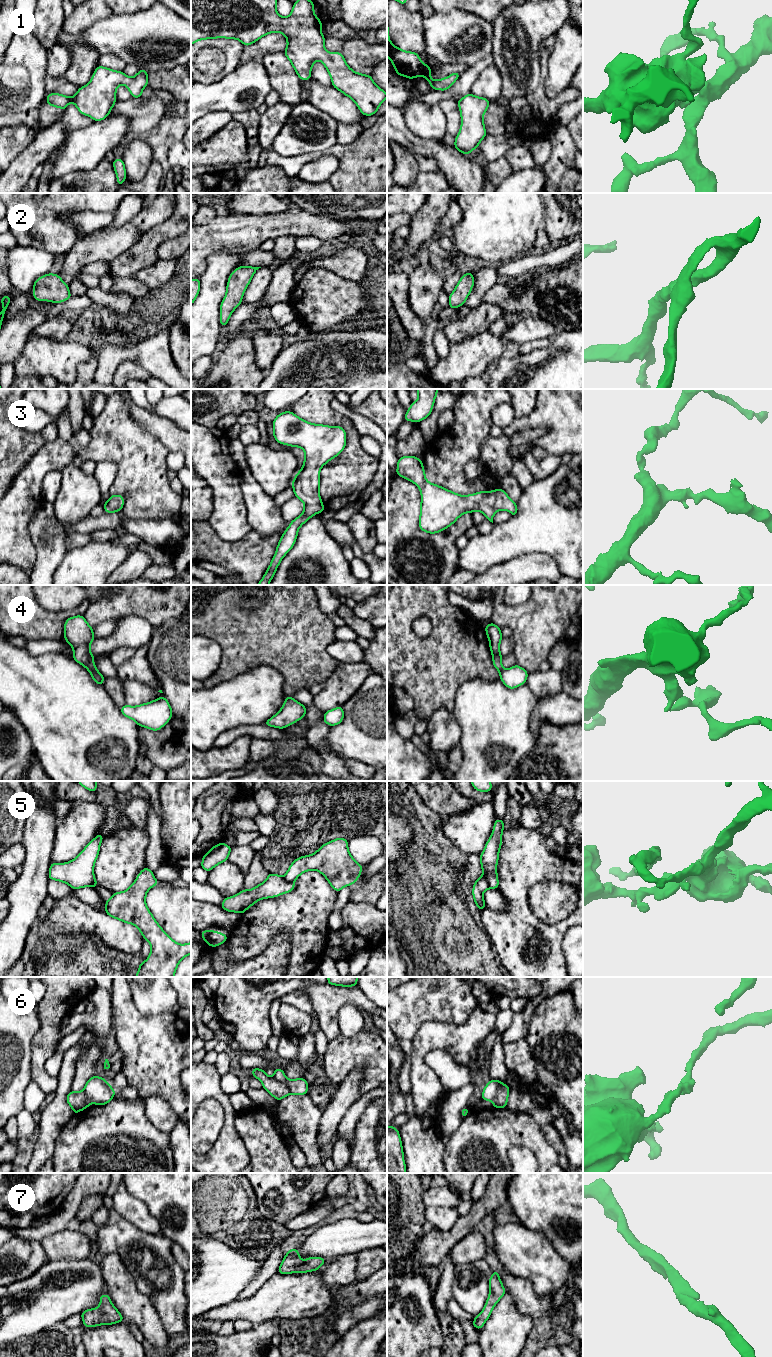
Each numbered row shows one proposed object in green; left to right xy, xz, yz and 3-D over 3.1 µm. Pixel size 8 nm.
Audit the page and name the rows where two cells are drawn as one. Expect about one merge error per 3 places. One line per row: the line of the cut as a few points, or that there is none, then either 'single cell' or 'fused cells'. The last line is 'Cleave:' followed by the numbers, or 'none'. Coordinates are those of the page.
1: cut none; single cell
2: cut none; single cell
3: cut none; single cell
4: cut xy (95, 668), (89, 671); fused cells
5: cut yz (482, 876), (489, 887); fused cells
6: cut xz (273, 1077), (276, 1080), (282, 1081), (291, 1093); fused cells
7: cut none; single cell
Cleave: 4, 5, 6

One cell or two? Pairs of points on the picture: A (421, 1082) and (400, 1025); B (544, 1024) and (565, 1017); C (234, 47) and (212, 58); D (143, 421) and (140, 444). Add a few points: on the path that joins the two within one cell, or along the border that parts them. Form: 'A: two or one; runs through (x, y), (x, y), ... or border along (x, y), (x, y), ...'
A: two; border along (426, 1021), (418, 1029), (412, 1041)
B: one; runs through (549, 1024), (558, 1024), (560, 1022)
C: one; runs through (229, 51), (217, 57)
D: two; border along (129, 408), (132, 419), (161, 442)

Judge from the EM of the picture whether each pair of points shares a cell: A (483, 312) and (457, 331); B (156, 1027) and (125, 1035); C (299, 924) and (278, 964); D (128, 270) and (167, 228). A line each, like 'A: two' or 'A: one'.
A: one
B: one
C: two
D: one

